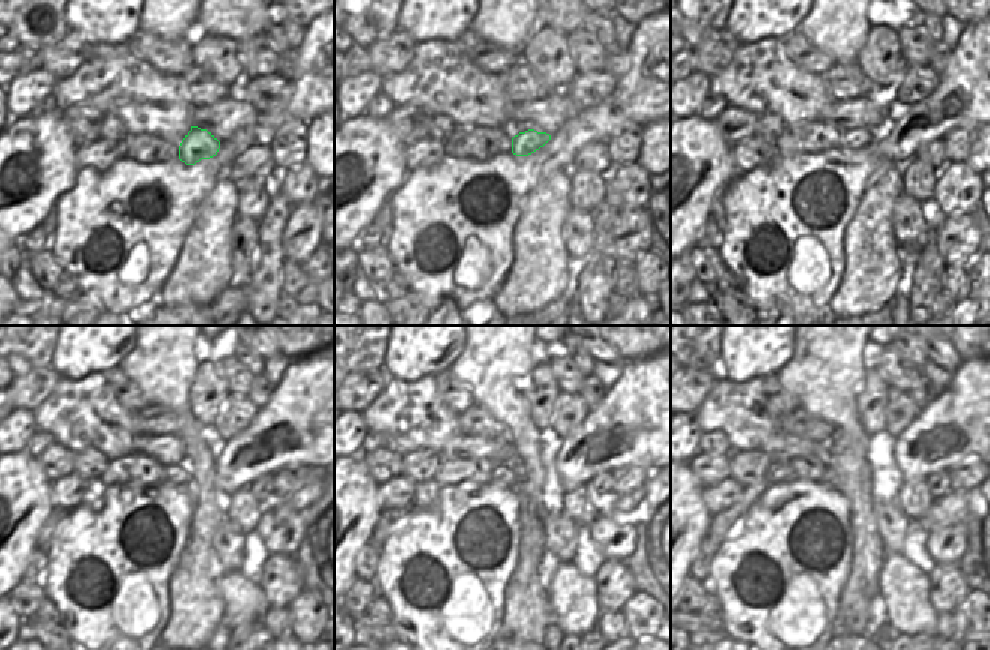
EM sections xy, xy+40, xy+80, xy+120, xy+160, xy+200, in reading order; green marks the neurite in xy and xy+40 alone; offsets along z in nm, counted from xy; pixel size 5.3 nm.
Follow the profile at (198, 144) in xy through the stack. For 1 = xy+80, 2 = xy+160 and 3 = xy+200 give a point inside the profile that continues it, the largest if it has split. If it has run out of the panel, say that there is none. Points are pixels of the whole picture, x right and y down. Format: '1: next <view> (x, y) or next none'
1: next xy+80 (849, 138)
2: next xy+160 (503, 475)
3: next xy+200 (828, 479)

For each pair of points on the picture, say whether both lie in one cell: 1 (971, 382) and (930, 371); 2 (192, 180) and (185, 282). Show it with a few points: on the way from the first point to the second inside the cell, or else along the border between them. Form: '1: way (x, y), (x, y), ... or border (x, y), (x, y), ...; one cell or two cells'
1: border (954, 373), (953, 382), (938, 397); two cells
2: border (206, 198), (185, 236), (176, 263); two cells

